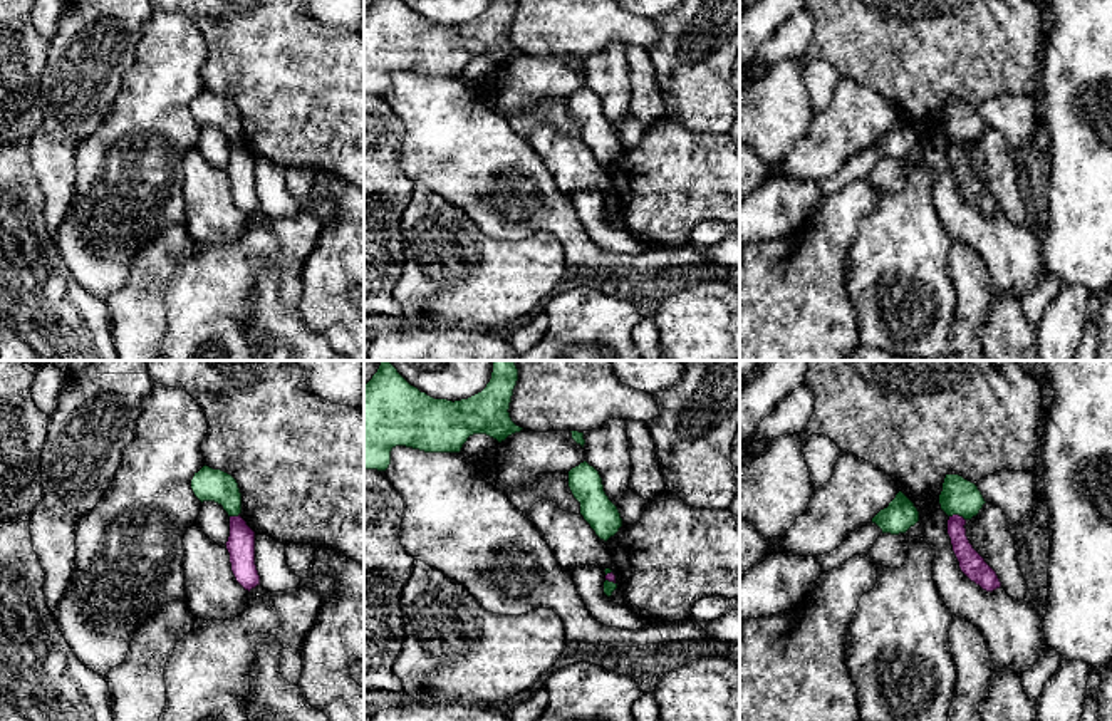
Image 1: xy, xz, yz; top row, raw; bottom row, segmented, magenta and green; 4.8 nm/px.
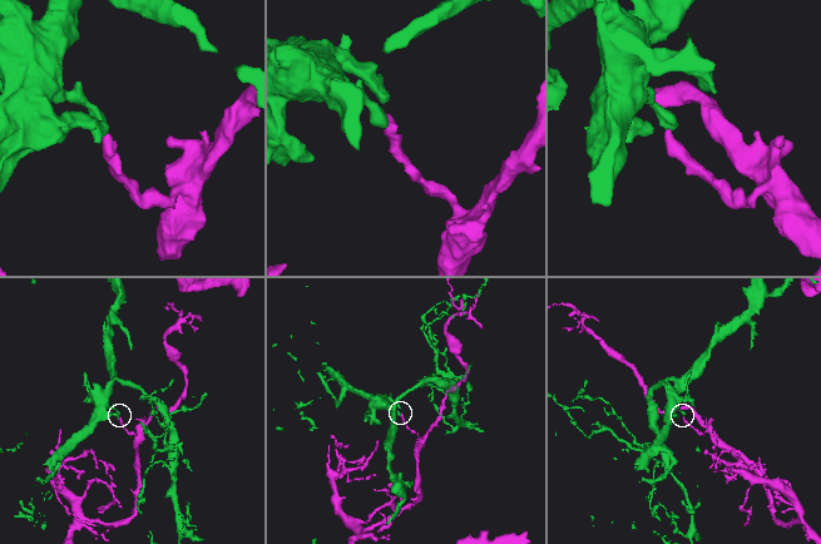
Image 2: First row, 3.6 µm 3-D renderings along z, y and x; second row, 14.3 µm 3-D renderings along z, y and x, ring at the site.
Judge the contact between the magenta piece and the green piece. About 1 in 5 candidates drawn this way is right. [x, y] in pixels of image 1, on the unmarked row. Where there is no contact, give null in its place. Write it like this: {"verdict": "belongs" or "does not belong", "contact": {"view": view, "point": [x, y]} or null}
{"verdict": "does not belong", "contact": {"view": "yz", "point": [958, 140]}}

